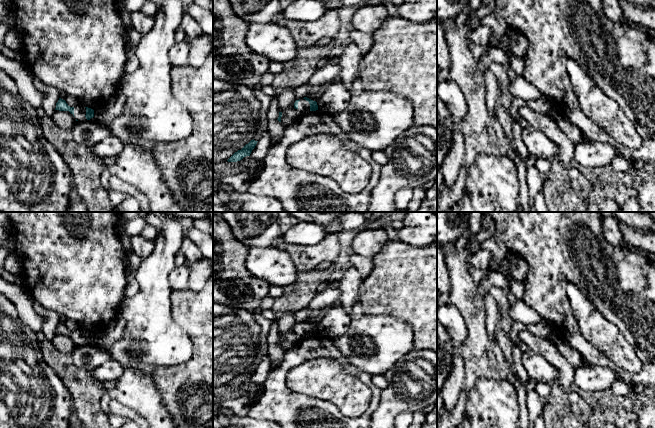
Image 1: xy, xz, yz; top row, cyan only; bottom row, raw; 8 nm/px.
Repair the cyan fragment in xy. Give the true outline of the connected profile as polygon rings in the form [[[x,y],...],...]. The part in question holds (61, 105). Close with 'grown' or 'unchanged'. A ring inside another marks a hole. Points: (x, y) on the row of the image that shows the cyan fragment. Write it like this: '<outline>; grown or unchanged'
[[[59,98],[58,102],[56,103],[55,110],[59,111],[69,111],[74,116],[74,107],[70,107],[65,100]]]; unchanged

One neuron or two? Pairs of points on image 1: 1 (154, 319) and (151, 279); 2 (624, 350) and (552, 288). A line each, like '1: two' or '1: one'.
1: one
2: two

